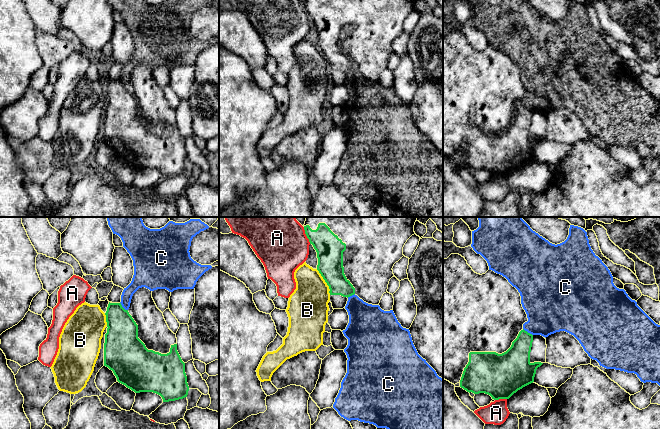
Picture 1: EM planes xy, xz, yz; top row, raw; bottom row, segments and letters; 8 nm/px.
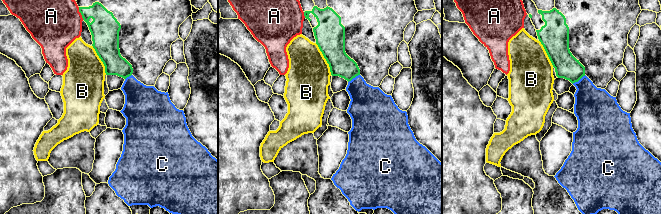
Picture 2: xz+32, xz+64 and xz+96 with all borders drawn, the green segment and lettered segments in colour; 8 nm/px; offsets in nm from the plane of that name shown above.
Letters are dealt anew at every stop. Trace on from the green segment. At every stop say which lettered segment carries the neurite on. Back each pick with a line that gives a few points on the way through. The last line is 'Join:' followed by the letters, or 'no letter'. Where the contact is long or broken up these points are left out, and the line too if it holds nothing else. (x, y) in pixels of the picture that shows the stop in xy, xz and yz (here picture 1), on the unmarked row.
Join: no letter

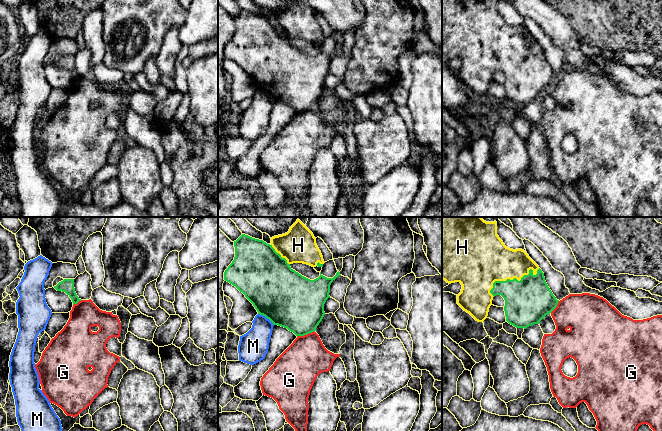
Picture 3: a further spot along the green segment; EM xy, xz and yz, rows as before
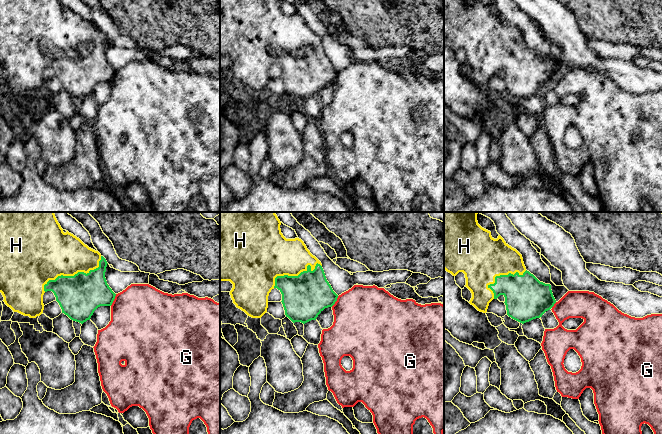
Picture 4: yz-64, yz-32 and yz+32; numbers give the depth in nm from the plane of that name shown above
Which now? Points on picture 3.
Join: H

